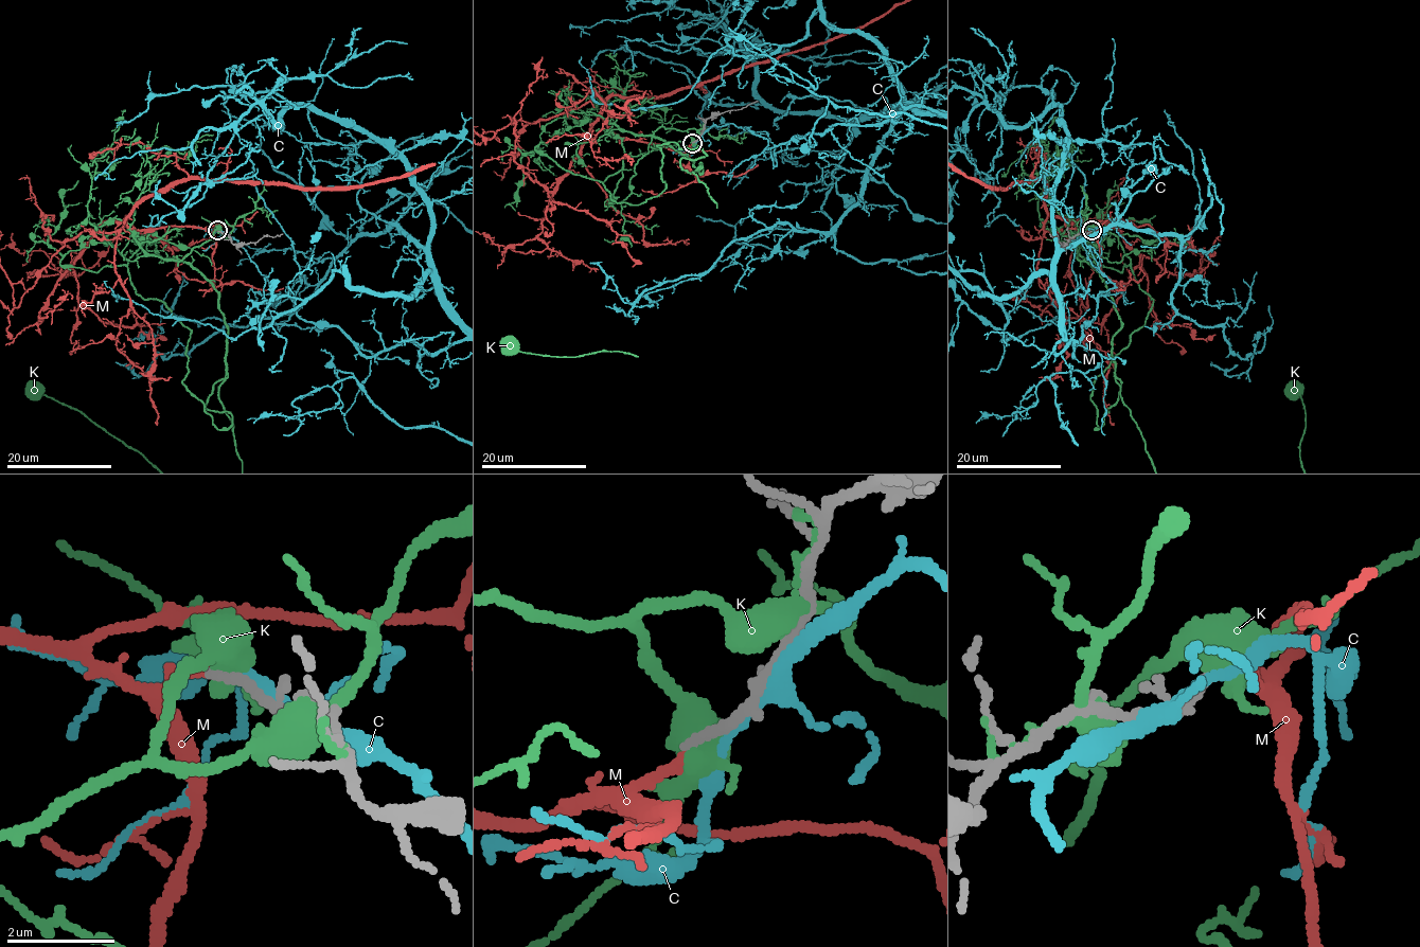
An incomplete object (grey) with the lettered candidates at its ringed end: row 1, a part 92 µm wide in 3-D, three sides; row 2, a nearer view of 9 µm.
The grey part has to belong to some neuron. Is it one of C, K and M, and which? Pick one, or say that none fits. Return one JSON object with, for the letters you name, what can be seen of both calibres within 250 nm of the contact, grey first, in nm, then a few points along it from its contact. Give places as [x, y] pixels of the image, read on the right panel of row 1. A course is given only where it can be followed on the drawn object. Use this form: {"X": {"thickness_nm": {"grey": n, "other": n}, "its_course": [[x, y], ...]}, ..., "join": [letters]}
{"M": {"thickness_nm": {"grey": 180, "other": 200}}, "join": ["M"]}

